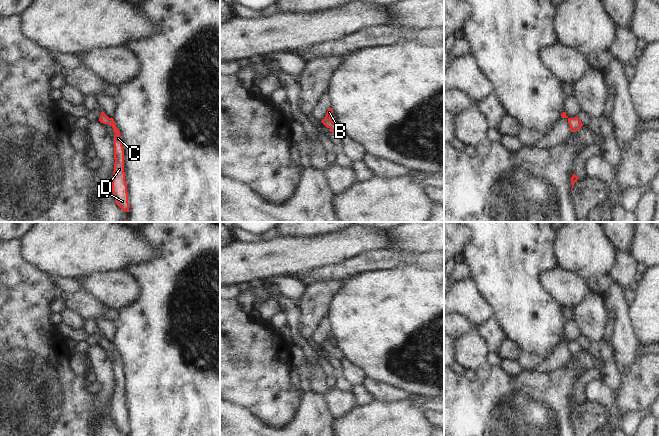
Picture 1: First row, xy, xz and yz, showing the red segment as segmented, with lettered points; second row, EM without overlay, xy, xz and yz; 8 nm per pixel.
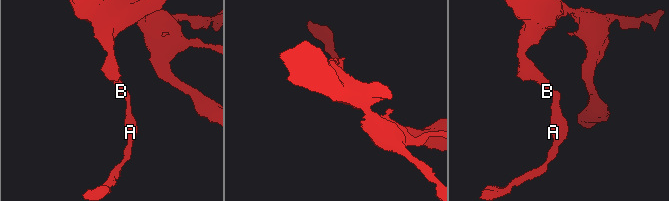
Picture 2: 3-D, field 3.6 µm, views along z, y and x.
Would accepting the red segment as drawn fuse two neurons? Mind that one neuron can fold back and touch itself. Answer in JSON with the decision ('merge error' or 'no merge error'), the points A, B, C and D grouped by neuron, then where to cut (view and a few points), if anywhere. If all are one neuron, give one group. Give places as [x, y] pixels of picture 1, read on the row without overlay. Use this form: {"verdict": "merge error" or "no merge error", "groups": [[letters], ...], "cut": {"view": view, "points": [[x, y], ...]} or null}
{"verdict": "no merge error", "groups": [["A", "B", "C", "D"]], "cut": null}

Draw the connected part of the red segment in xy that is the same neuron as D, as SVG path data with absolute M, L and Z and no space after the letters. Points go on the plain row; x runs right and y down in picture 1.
M103 335L99 345L113 351L114 359L114 395L112 400L112 416L116 428L125 436L129 436L127 408L124 396L124 374L122 370L120 355L116 351L113 342L109 342Z

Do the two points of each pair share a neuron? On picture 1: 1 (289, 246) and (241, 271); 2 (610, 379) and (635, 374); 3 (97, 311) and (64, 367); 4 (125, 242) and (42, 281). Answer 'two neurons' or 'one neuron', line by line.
1: one neuron
2: two neurons
3: two neurons
4: two neurons

